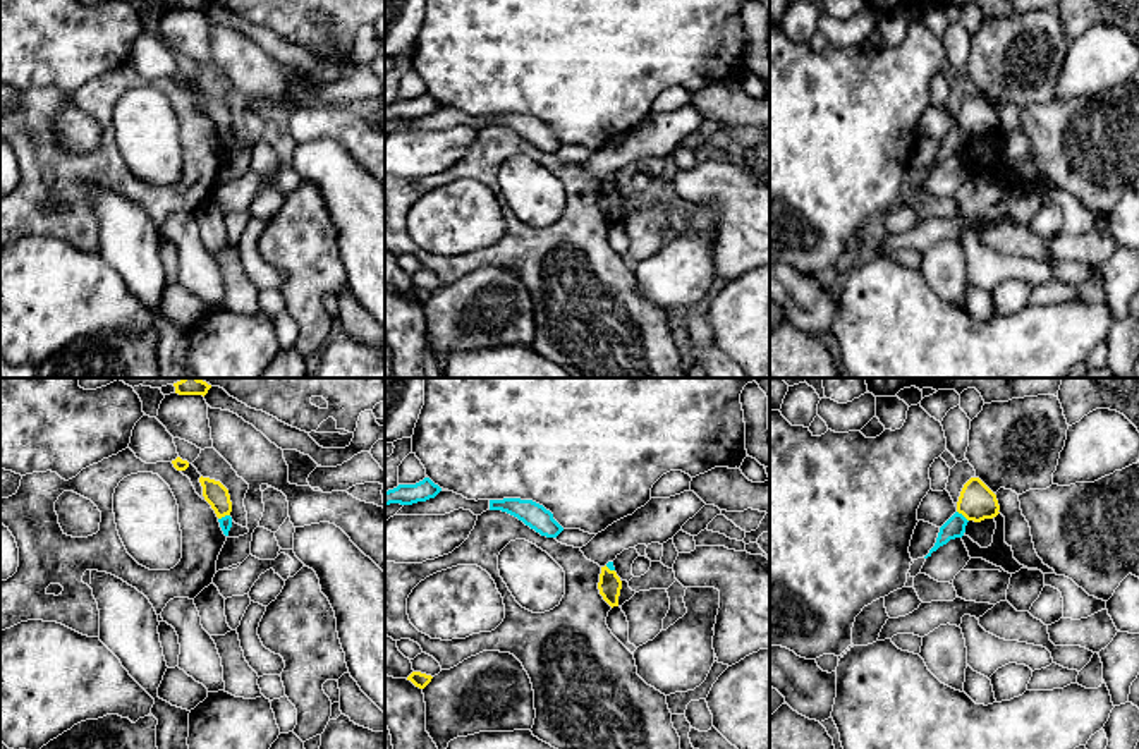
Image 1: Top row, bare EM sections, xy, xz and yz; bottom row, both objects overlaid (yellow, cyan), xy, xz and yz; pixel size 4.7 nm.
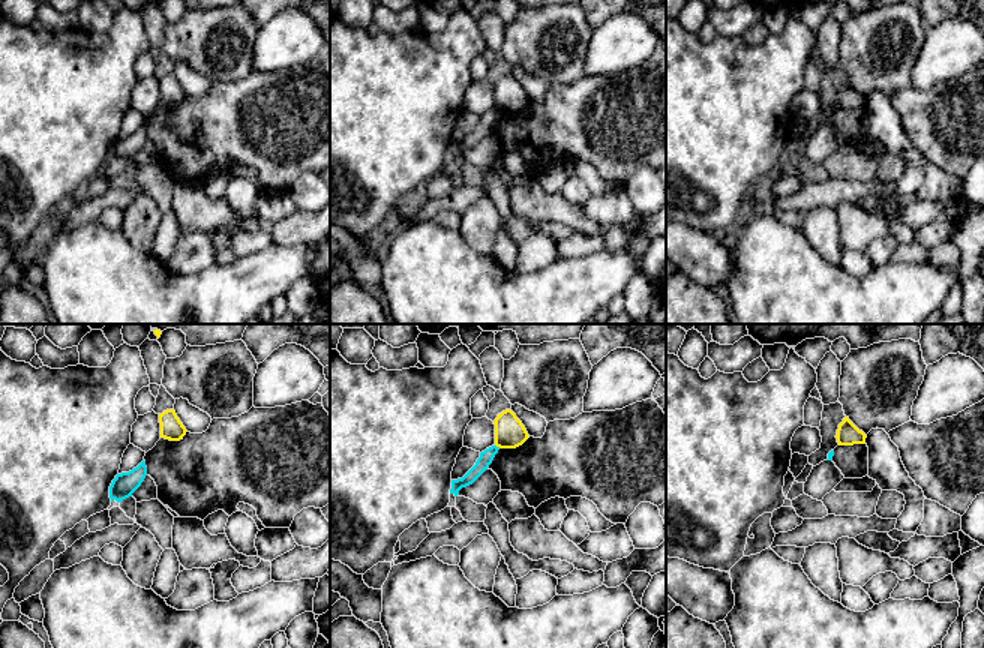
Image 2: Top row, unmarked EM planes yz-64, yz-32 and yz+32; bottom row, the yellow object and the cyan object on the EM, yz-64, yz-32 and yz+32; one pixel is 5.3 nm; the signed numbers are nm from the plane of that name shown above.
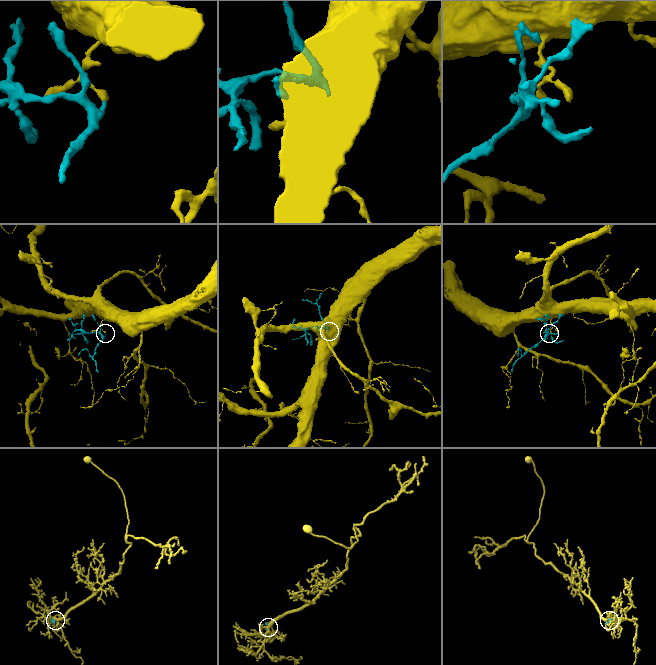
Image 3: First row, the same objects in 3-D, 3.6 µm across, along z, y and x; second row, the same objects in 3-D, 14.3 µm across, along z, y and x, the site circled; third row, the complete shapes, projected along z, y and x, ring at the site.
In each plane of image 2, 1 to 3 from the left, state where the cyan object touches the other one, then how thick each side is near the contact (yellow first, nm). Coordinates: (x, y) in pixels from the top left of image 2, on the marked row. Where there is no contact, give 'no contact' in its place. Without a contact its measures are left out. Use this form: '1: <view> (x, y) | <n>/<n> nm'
1: no contact
2: yz-32 (498, 446) | 160/70 nm
3: no contact

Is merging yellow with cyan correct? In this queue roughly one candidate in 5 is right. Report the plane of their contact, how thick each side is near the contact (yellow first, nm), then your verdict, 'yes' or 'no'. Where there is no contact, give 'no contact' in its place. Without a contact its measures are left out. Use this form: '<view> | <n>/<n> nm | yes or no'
xy | 110/60 nm | no

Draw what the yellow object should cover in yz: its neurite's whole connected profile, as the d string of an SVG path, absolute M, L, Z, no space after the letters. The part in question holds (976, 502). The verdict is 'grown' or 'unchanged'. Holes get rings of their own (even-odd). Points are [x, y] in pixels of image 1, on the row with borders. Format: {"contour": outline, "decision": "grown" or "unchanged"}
{"contour": "M971 478L959 496L957 512L967 521L981 522L984 519L993 519L1000 512L996 495L979 479Z", "decision": "unchanged"}

